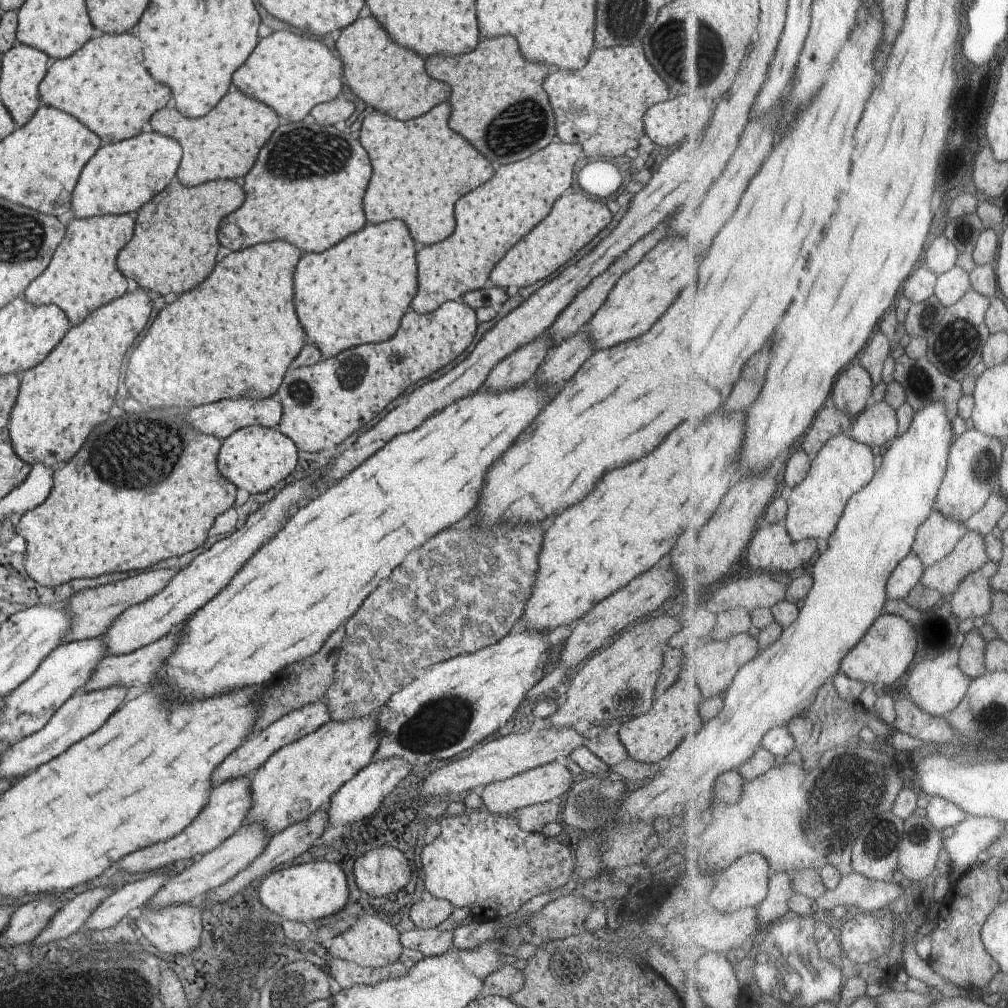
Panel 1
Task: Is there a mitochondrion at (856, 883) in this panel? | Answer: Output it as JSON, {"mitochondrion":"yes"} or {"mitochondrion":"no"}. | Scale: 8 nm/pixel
{"mitochondrion":"no"}

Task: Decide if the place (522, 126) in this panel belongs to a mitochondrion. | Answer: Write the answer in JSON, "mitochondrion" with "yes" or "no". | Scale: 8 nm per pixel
{"mitochondrion":"yes"}

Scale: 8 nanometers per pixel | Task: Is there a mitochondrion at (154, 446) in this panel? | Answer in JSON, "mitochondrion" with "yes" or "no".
{"mitochondrion":"yes"}

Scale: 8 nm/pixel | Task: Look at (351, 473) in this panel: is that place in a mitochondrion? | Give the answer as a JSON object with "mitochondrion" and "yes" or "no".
{"mitochondrion":"no"}

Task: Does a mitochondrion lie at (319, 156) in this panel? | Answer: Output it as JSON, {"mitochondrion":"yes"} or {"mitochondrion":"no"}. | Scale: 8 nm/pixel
{"mitochondrion":"yes"}

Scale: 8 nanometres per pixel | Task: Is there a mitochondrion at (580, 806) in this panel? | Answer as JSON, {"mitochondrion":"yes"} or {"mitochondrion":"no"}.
{"mitochondrion":"yes"}

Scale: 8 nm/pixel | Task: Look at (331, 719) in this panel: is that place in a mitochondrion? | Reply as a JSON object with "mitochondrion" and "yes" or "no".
{"mitochondrion":"no"}

